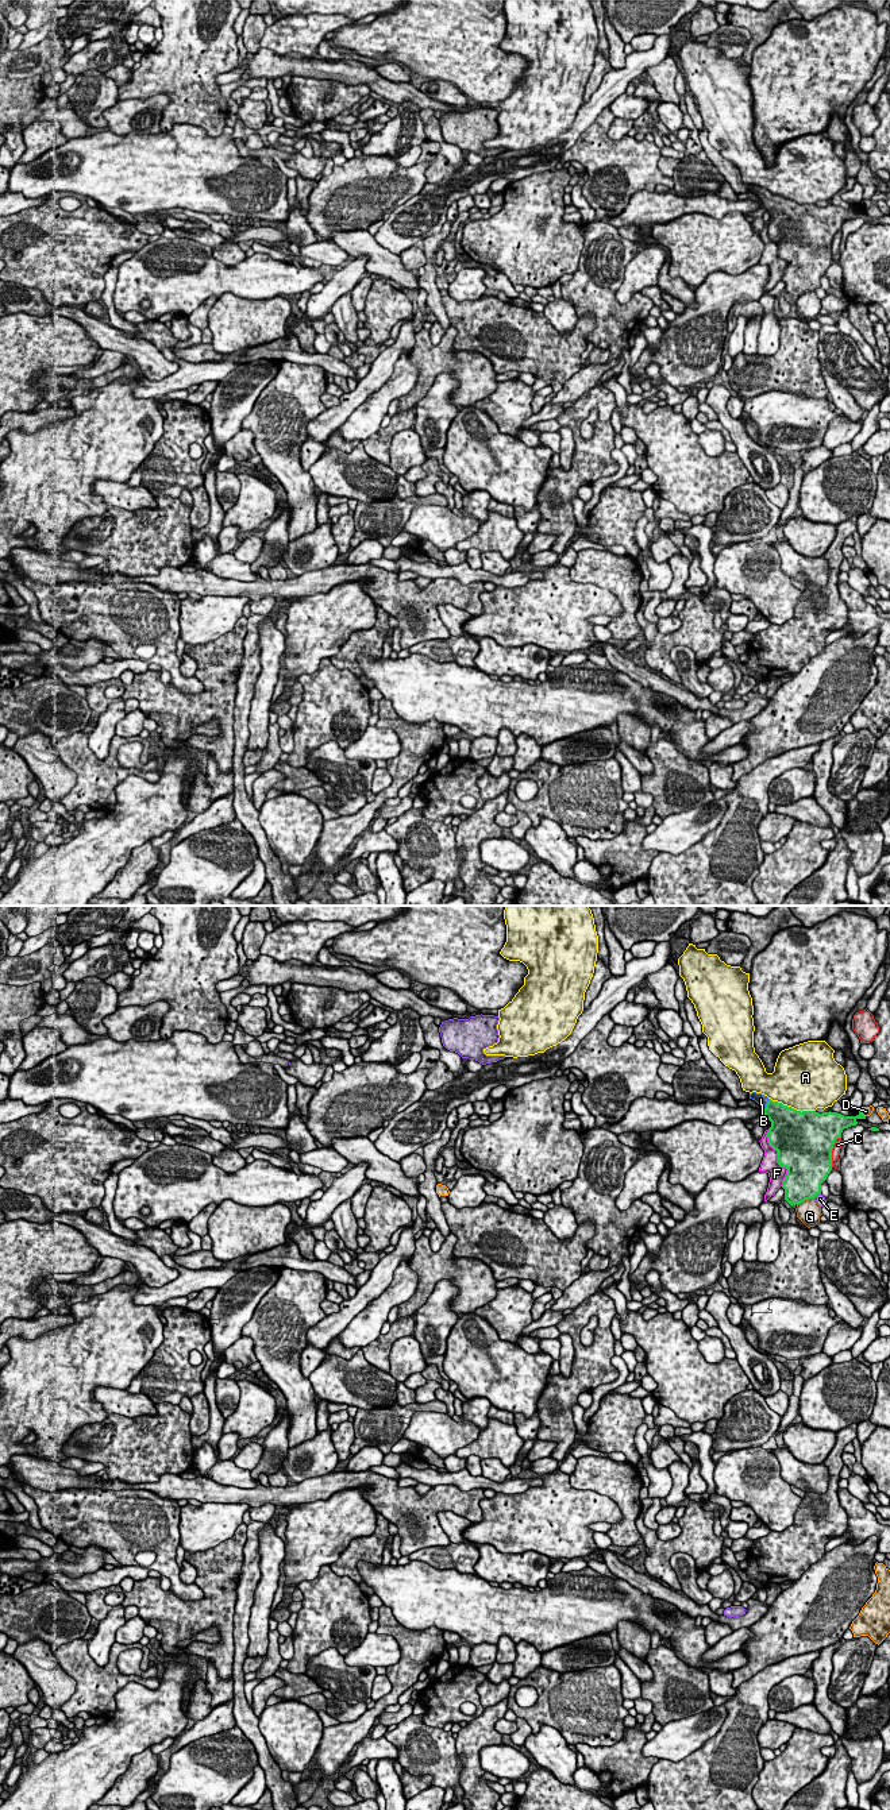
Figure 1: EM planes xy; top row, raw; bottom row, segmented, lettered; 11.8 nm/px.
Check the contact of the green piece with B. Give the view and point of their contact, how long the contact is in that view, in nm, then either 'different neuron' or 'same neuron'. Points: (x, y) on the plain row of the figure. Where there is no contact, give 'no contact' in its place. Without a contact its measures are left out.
contact xy (766, 197); length 150 nm; same neuron

